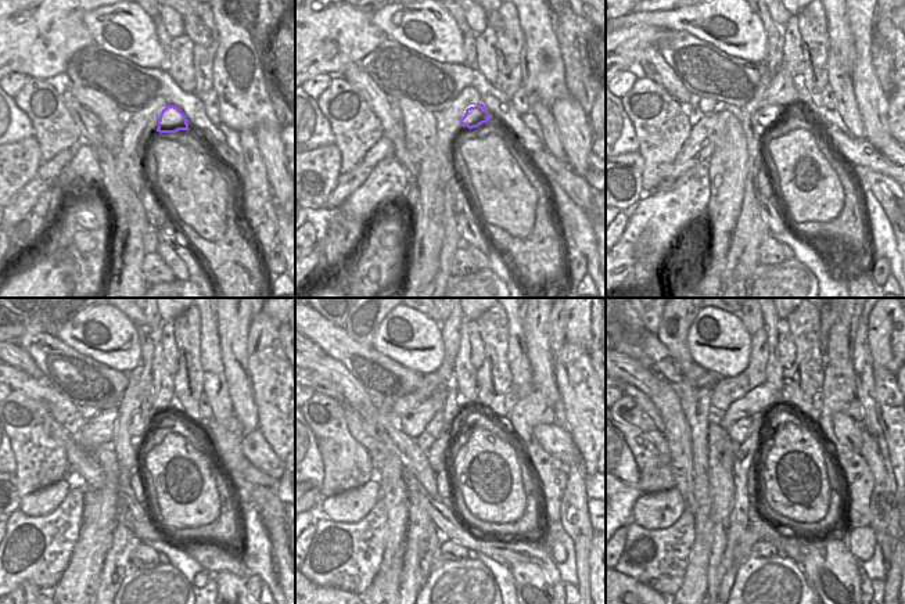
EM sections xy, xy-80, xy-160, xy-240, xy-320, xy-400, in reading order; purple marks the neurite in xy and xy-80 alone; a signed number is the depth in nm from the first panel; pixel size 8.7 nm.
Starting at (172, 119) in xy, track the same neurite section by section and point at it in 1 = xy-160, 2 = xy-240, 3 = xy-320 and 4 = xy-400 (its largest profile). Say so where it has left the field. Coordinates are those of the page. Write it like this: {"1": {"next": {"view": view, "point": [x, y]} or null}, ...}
{"1": {"next": {"view": "xy-160", "point": [769, 115]}}, "2": {"next": {"view": "xy-240", "point": [148, 419]}}, "3": {"next": {"view": "xy-320", "point": [434, 428]}}, "4": {"next": {"view": "xy-400", "point": [739, 431]}}}

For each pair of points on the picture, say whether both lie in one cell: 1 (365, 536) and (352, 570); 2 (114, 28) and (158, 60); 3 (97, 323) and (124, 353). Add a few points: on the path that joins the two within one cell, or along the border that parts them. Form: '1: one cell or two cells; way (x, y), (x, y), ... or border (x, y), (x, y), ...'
1: one cell; way (361, 545), (352, 553), (352, 561)
2: one cell; way (125, 29), (147, 51)
3: one cell; way (103, 330), (119, 347)

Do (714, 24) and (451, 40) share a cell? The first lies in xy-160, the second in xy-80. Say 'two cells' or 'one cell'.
one cell

